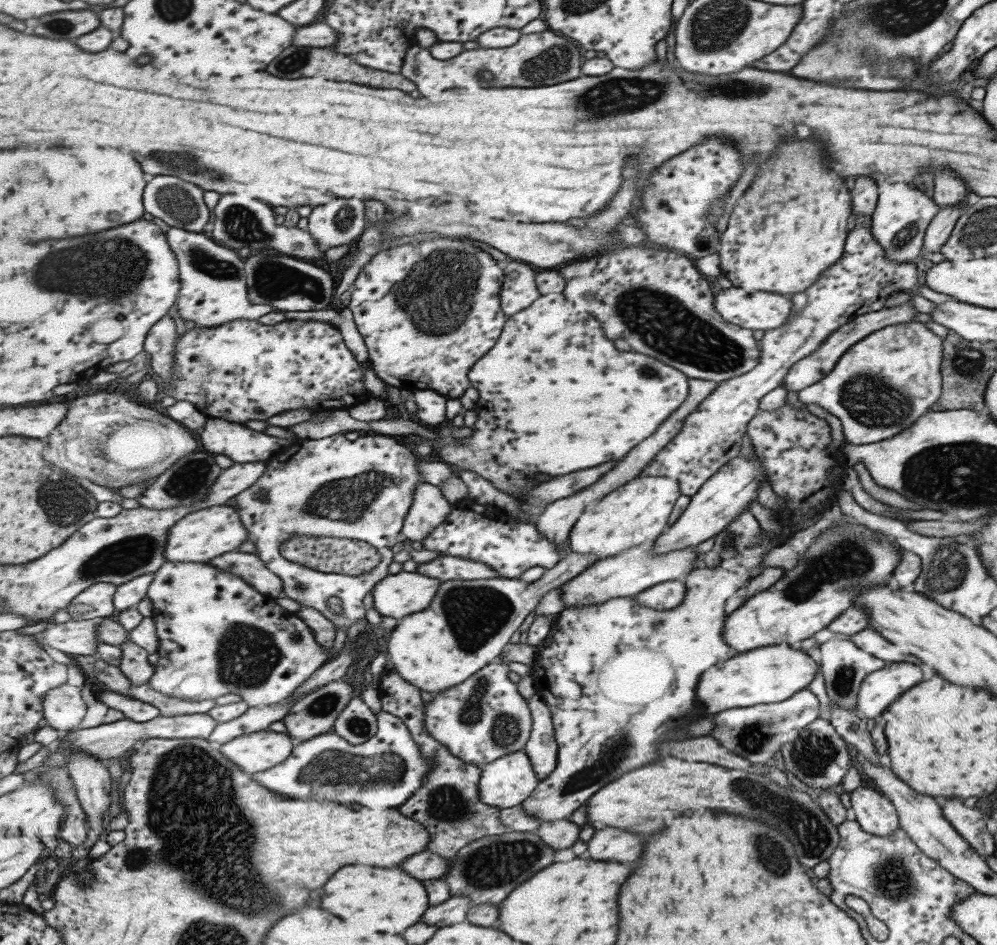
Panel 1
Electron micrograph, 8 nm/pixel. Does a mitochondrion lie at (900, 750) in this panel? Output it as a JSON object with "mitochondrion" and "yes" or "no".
{"mitochondrion":"no"}

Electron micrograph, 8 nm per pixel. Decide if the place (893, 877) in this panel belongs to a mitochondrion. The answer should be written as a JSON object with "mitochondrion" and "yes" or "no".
{"mitochondrion":"yes"}

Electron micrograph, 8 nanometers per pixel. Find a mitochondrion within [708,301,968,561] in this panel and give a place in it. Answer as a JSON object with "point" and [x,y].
{"point":[873,401]}

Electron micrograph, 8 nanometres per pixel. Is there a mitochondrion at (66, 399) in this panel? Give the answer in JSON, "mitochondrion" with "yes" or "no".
{"mitochondrion":"no"}

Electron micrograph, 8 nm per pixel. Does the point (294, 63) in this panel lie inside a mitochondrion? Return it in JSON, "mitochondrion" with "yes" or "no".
{"mitochondrion":"yes"}

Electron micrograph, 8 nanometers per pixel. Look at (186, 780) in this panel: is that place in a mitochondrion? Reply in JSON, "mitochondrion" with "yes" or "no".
{"mitochondrion":"yes"}

